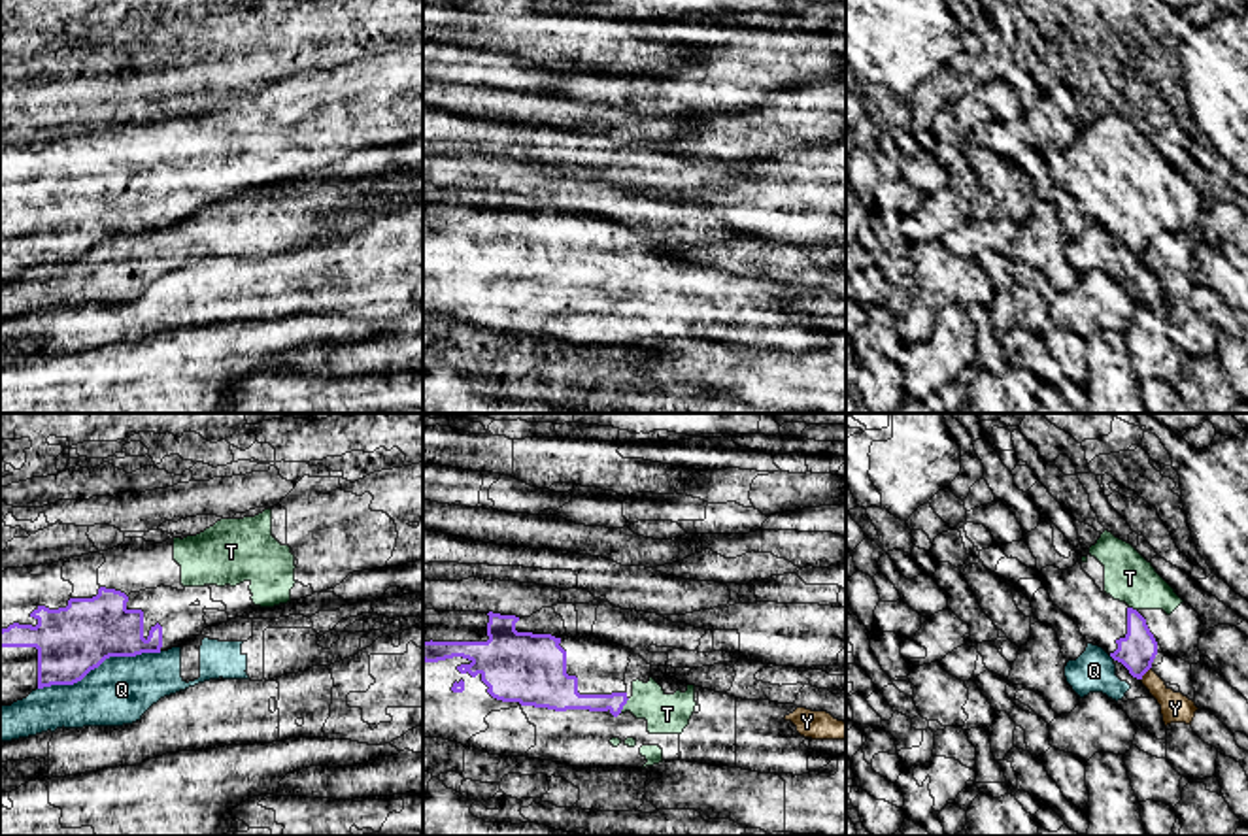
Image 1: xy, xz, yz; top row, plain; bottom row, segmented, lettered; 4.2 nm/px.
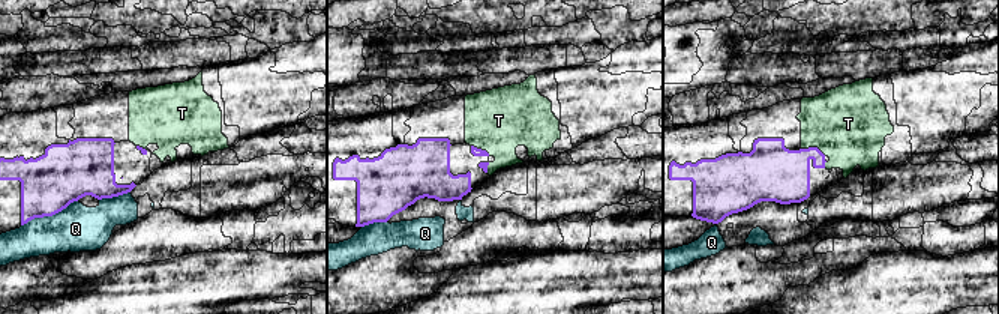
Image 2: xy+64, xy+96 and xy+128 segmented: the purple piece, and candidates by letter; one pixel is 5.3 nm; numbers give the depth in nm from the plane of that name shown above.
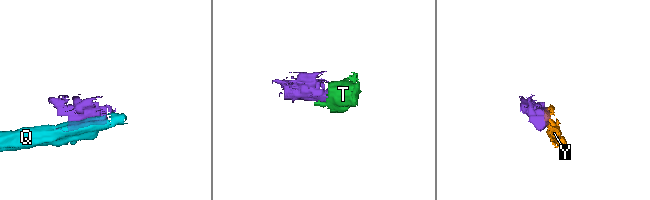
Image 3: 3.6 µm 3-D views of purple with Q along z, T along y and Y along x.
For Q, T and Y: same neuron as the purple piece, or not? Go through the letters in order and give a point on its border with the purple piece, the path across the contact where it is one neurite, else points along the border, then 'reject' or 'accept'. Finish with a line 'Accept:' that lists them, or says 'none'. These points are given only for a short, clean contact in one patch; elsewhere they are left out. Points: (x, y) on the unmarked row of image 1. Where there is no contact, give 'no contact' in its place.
Q: contact xy (99, 242); reject
T: contact xz (624, 282); way xz (567, 274), (624, 282), (652, 282), (667, 291); accept
Y: contact yz (1145, 250); border yz (1150, 244), (1141, 257); reject
Accept: T

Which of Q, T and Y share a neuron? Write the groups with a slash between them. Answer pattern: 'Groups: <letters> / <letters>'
Groups: Q / T / Y

